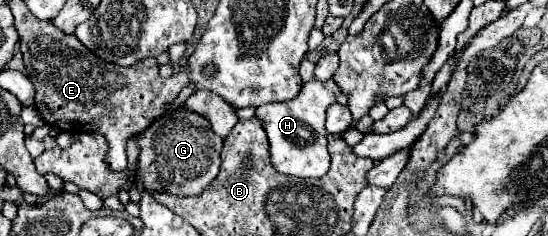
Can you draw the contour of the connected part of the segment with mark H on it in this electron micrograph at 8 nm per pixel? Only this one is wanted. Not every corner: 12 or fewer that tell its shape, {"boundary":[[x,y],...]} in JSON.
{"boundary":[[330,79],[308,81],[288,103],[256,109],[270,165],[320,179],[330,169]]}

